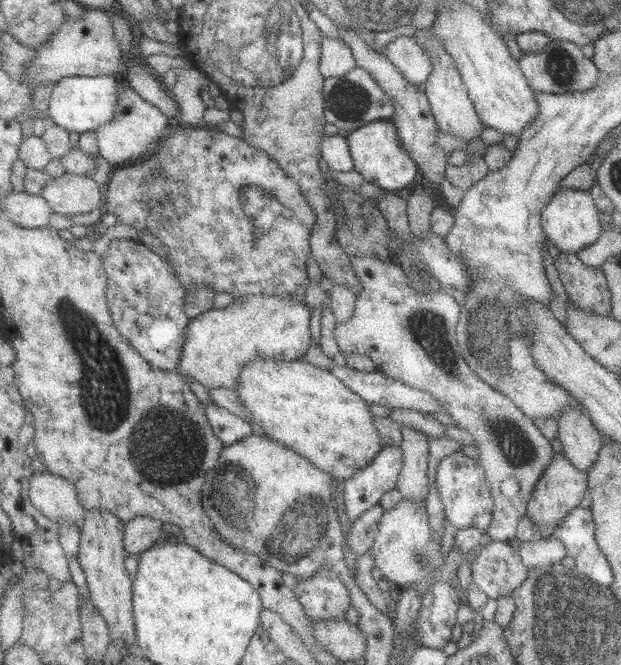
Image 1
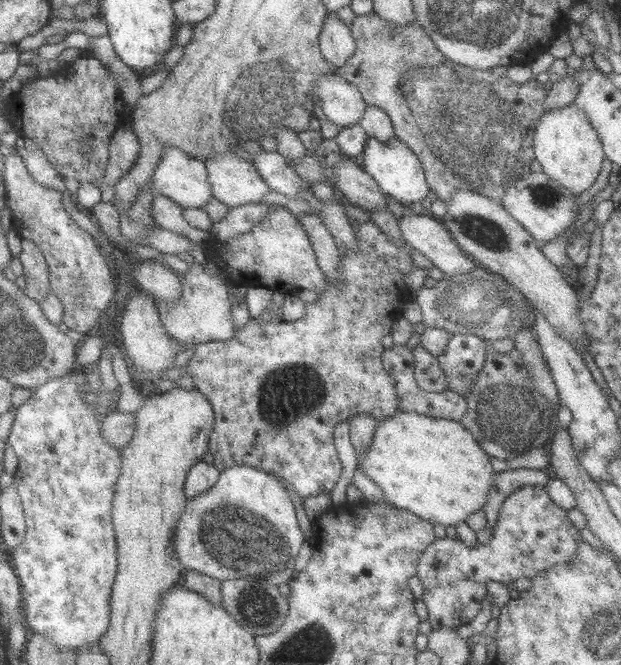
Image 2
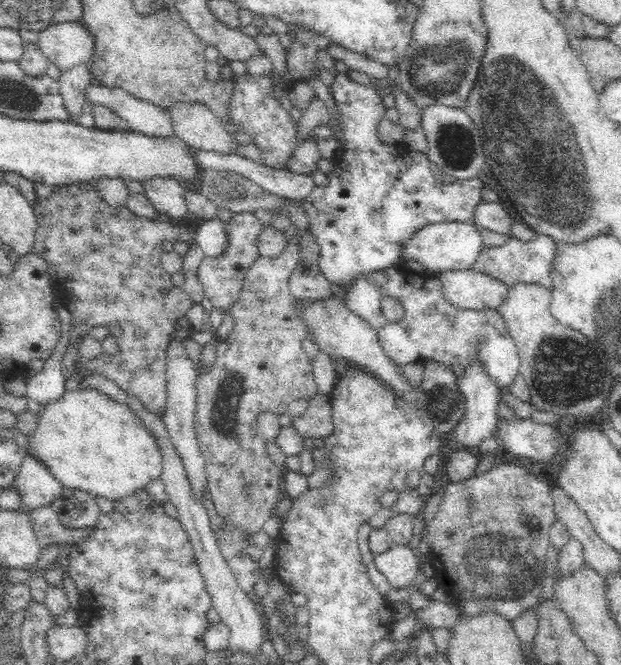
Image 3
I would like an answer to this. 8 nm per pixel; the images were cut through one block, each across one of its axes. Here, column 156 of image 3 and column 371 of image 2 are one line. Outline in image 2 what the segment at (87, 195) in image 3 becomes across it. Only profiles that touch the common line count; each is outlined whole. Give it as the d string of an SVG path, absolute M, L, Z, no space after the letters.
M372 219L358 224L356 229L362 248L351 250L344 245L344 282L336 282L336 285L329 282L330 291L308 304L308 315L302 321L274 318L264 325L253 318L232 341L196 346L188 367L194 382L211 400L217 413L215 432L211 436L211 452L217 467L225 471L236 465L246 465L277 472L294 486L304 504L313 496L331 493L342 480L344 464L336 448L338 424L363 413L372 413L384 422L398 414L402 404L398 386L385 367L384 336L391 334L394 322L405 317L409 304L415 302L406 277L414 270L412 254L417 248L406 242L395 242Z

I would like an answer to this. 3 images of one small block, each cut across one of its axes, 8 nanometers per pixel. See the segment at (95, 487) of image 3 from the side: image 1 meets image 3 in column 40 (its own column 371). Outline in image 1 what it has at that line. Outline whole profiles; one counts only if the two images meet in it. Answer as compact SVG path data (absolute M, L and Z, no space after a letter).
M258 358L245 366L241 378L241 388L238 390L246 402L246 408L255 418L255 422L252 424L254 424L256 432L262 430L262 434L265 436L297 450L306 458L310 458L322 470L338 476L342 481L350 480L360 474L385 449L384 440L376 426L376 416L372 406L330 369L320 368L303 359Z

